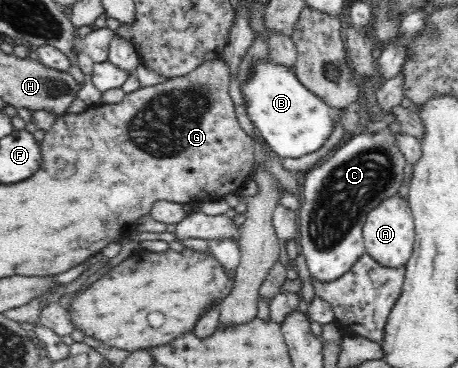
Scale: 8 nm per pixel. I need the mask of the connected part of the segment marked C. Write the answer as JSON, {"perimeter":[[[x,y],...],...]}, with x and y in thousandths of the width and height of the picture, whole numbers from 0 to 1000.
{"perimeter":[[[847,345],[825,361],[801,361],[760,370],[758,383],[701,446],[668,467],[662,511],[659,552],[651,573],[653,688],[666,693],[677,747],[697,764],[727,769],[764,726],[799,690],[799,666],[793,644],[793,609],[801,582],[841,541],[867,535],[871,516],[886,500],[893,481],[884,473],[889,448],[882,416],[867,389],[862,364]]]}

